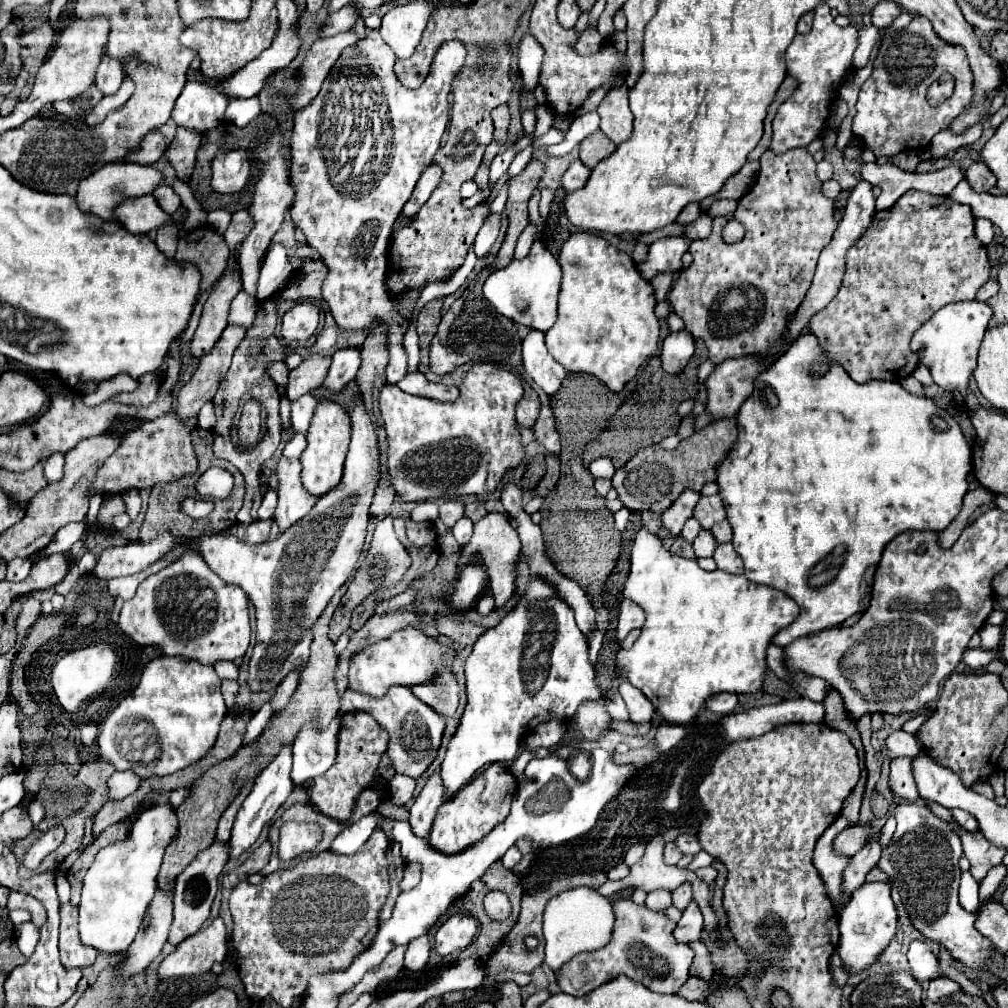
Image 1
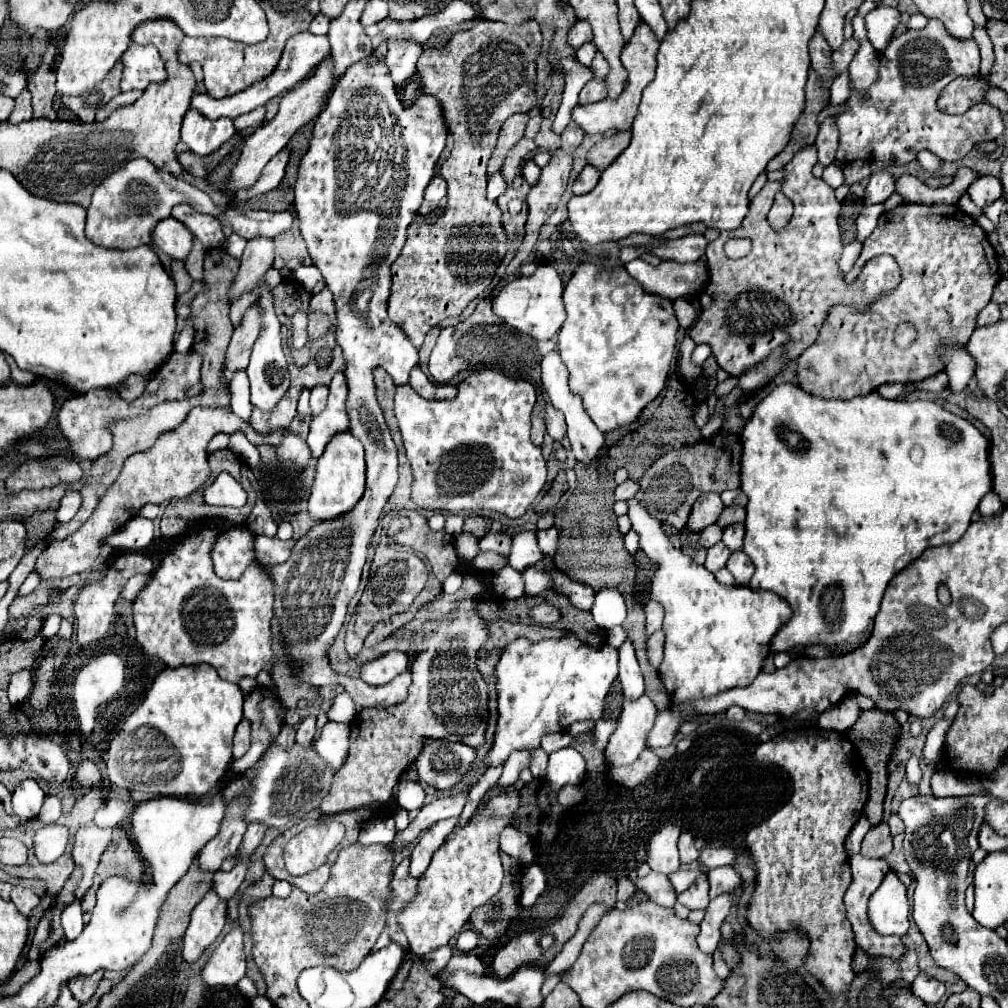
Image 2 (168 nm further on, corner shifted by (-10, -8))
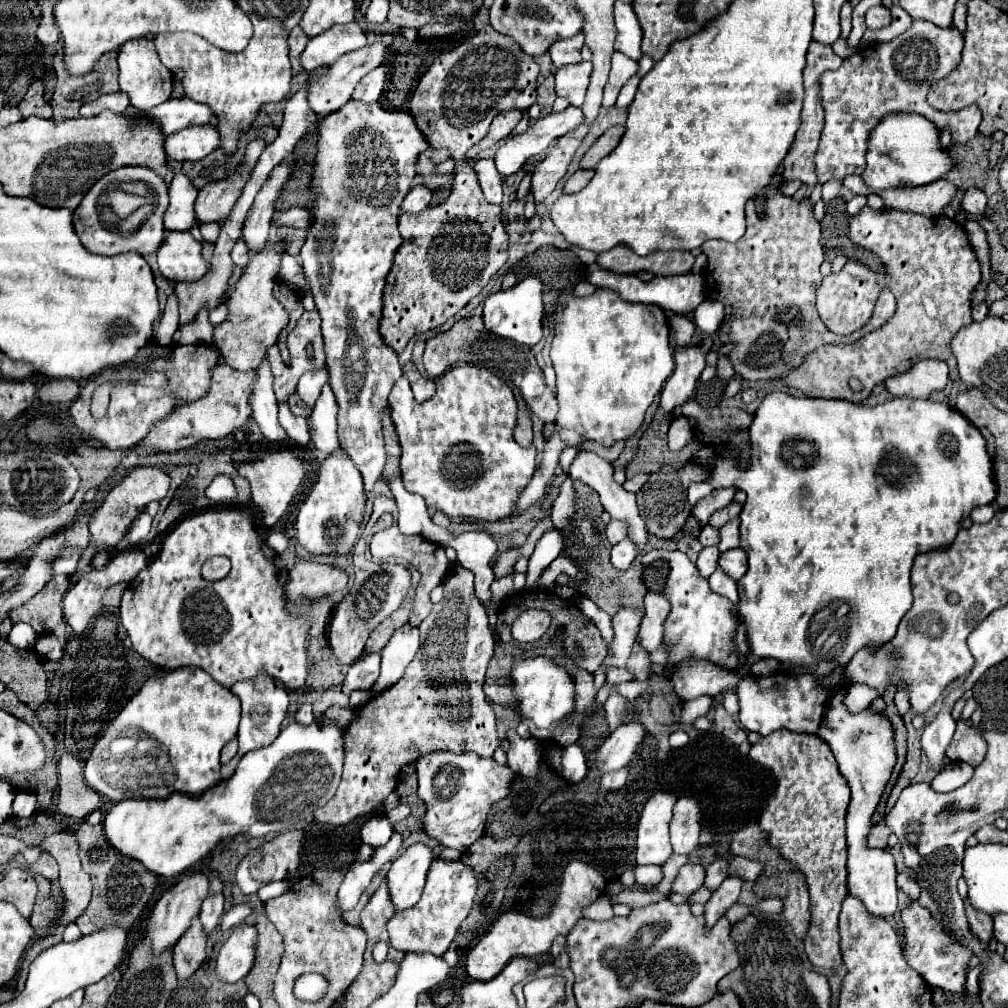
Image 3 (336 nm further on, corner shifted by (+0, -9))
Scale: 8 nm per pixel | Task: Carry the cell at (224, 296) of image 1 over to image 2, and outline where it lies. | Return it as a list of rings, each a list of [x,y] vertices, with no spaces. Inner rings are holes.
[[[251,239],[247,241],[245,253],[241,257],[241,269],[231,285],[231,299],[257,287],[261,275],[265,275],[273,265],[273,239]]]

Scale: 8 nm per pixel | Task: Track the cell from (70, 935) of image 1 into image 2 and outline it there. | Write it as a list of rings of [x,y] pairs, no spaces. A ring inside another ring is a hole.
[[[97,971],[97,973],[89,975],[89,977],[79,977],[79,979],[71,981],[69,989],[71,989],[73,997],[75,997],[81,1005],[83,1005],[83,1003],[87,1003],[87,1001],[95,995],[97,985],[99,985],[99,981],[101,981],[101,977],[103,977],[103,971]]]

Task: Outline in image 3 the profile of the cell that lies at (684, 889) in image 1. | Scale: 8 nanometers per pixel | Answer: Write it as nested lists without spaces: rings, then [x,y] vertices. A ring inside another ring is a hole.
[[[685,864],[673,882],[673,892],[689,896],[703,886],[703,878],[705,878],[705,868],[701,864],[697,864],[697,866]]]

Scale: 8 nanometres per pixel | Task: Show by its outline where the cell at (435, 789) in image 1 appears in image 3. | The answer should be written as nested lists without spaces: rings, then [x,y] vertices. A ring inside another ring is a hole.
[[[423,842],[409,846],[401,856],[393,860],[391,870],[387,874],[387,882],[397,912],[417,904],[425,886],[425,876],[431,860],[433,848]]]

